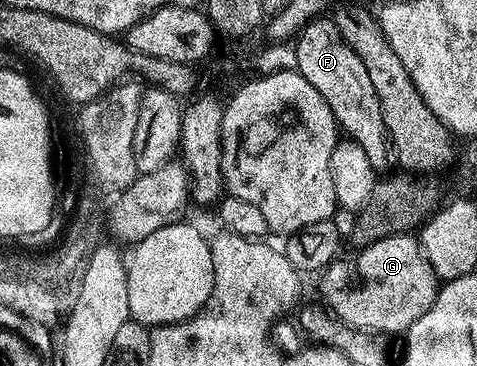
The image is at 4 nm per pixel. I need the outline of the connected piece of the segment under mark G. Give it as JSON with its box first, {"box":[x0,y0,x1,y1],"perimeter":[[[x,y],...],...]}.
{"box":[318,234,437,333],"perimeter":[[[414,234],[394,235],[381,241],[371,243],[358,252],[355,263],[344,257],[336,258],[330,267],[318,276],[319,295],[322,306],[346,327],[355,327],[358,331],[372,333],[388,333],[399,331],[405,333],[433,305],[437,280],[425,253],[419,247],[418,238]]]}

